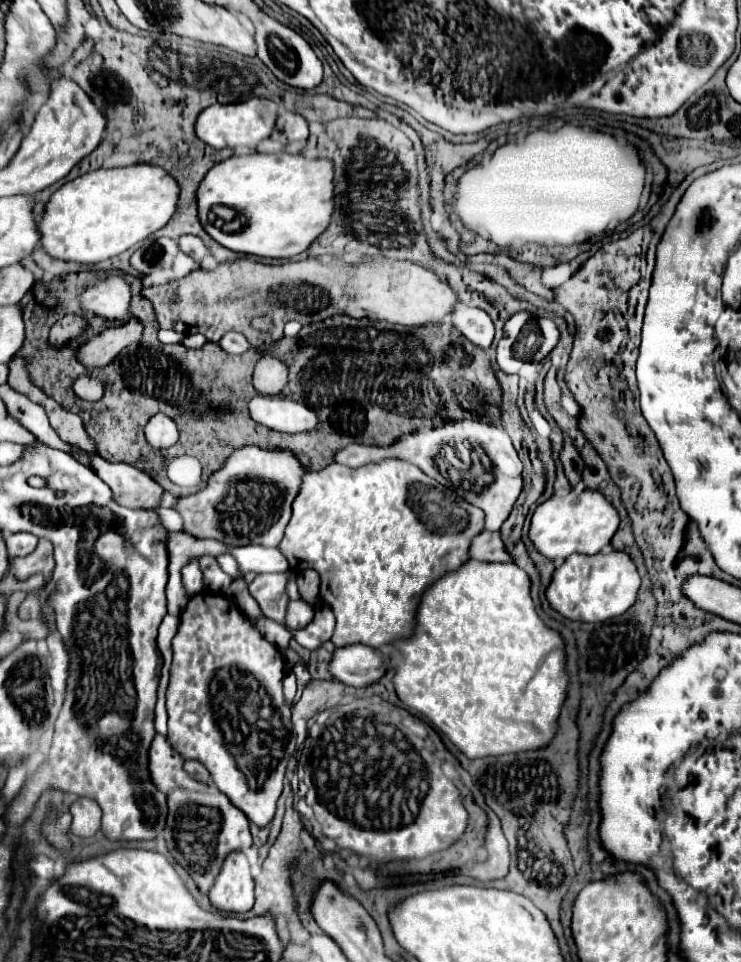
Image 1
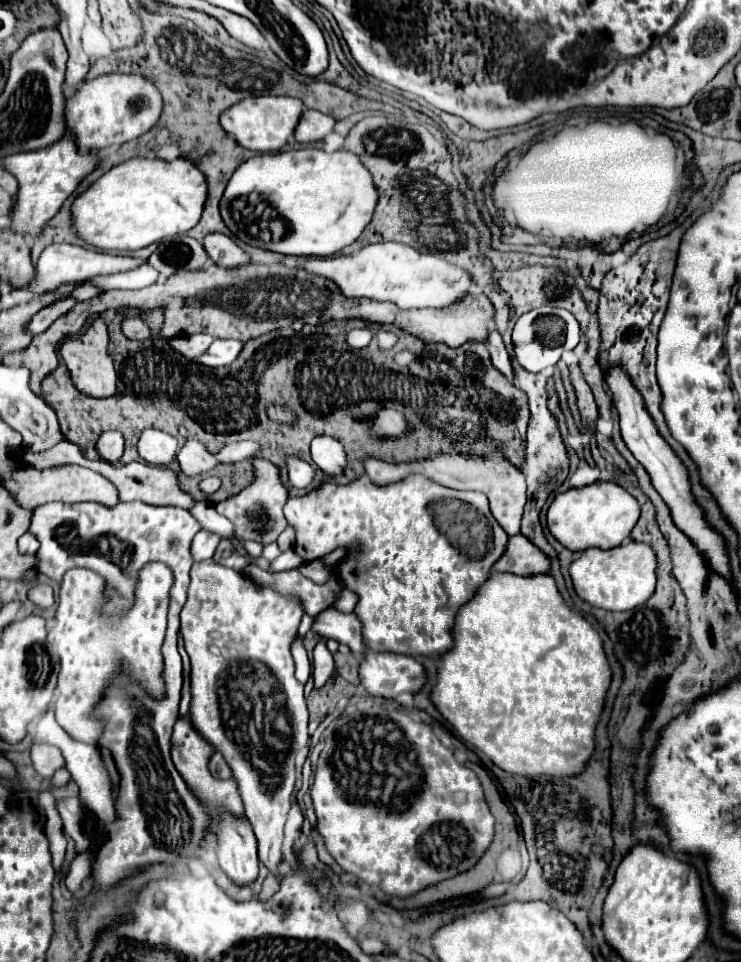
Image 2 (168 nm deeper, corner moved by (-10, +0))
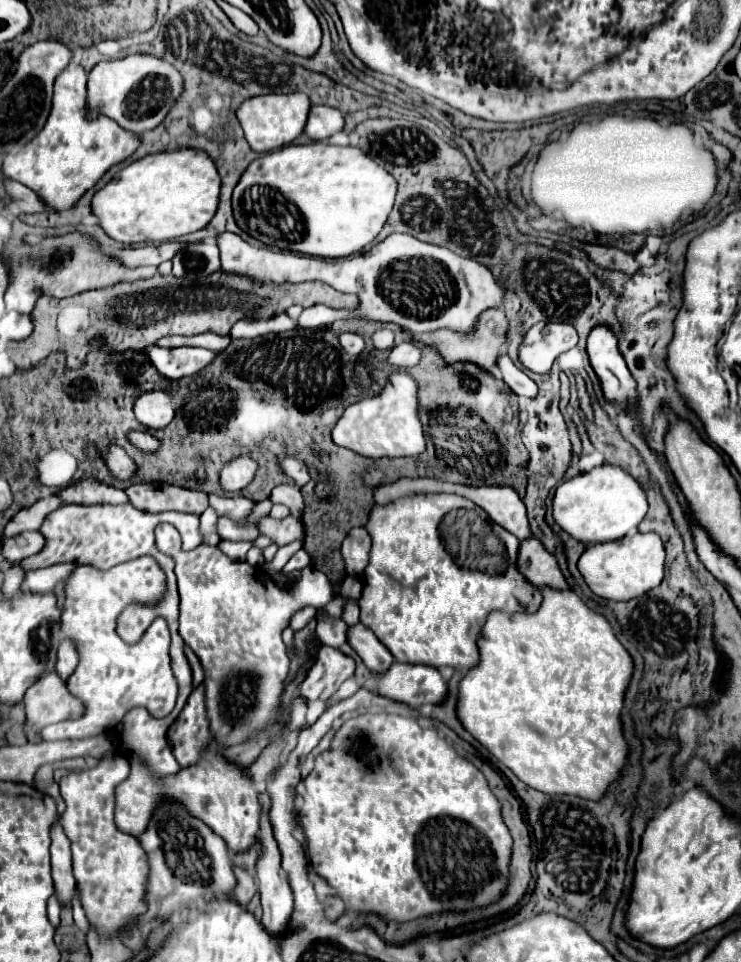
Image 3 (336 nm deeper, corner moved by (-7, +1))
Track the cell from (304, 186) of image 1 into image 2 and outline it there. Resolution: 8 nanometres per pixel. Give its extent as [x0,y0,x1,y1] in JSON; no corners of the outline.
[219,148,377,256]

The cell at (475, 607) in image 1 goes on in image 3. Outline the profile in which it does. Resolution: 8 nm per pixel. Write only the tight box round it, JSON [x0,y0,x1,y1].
[458,589,634,801]

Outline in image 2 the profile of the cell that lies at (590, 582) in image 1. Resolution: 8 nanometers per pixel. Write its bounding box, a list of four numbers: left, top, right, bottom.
[569,542,655,612]

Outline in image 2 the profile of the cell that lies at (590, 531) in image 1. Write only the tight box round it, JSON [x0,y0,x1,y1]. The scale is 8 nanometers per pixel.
[547,482,639,552]

